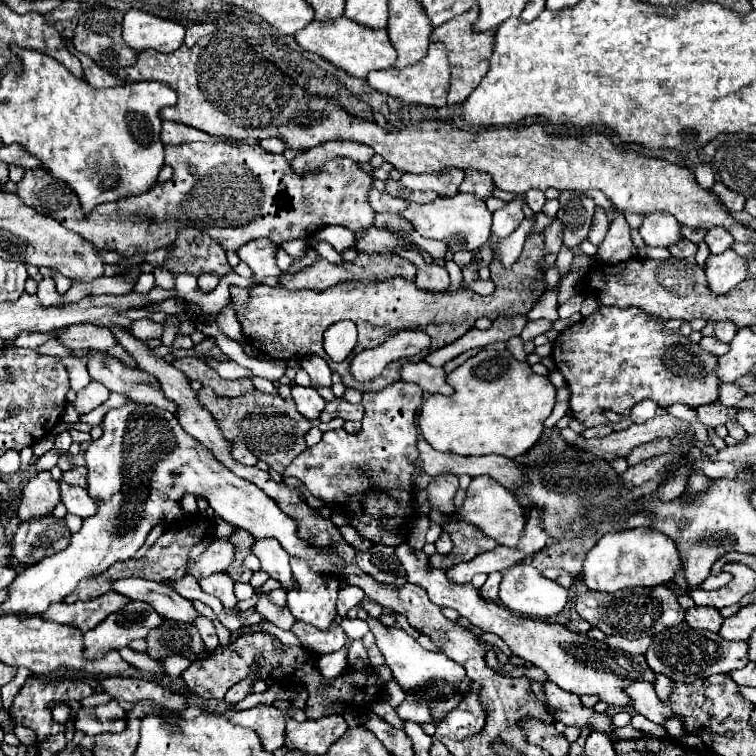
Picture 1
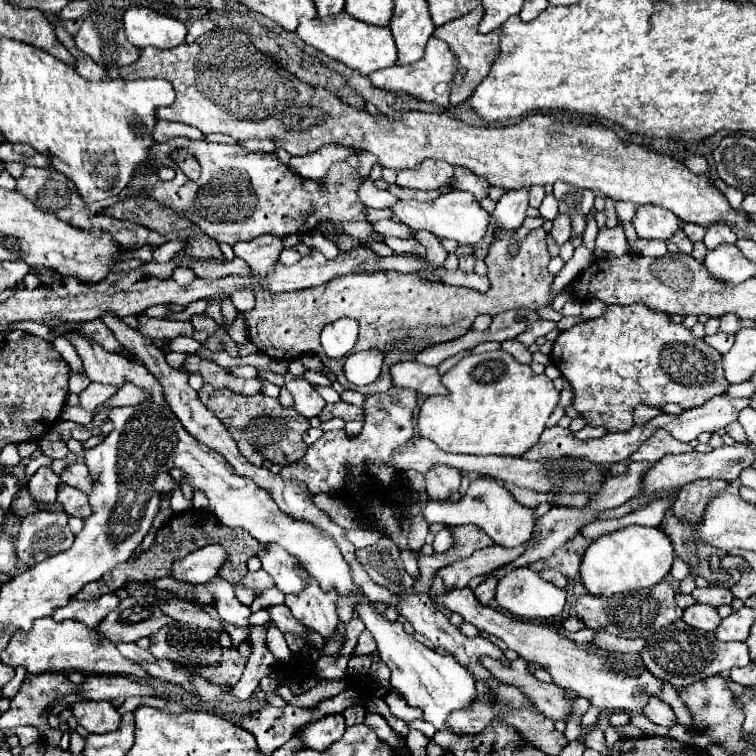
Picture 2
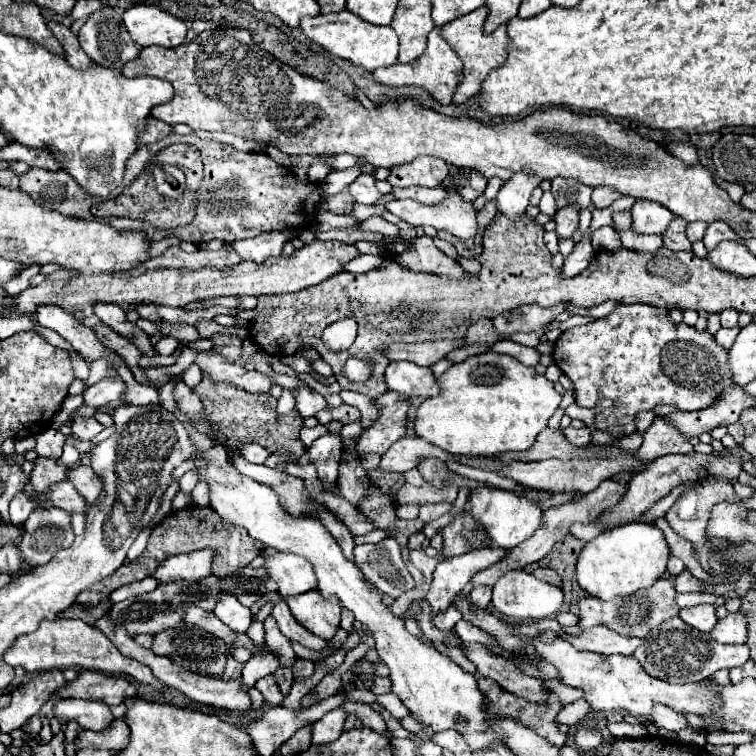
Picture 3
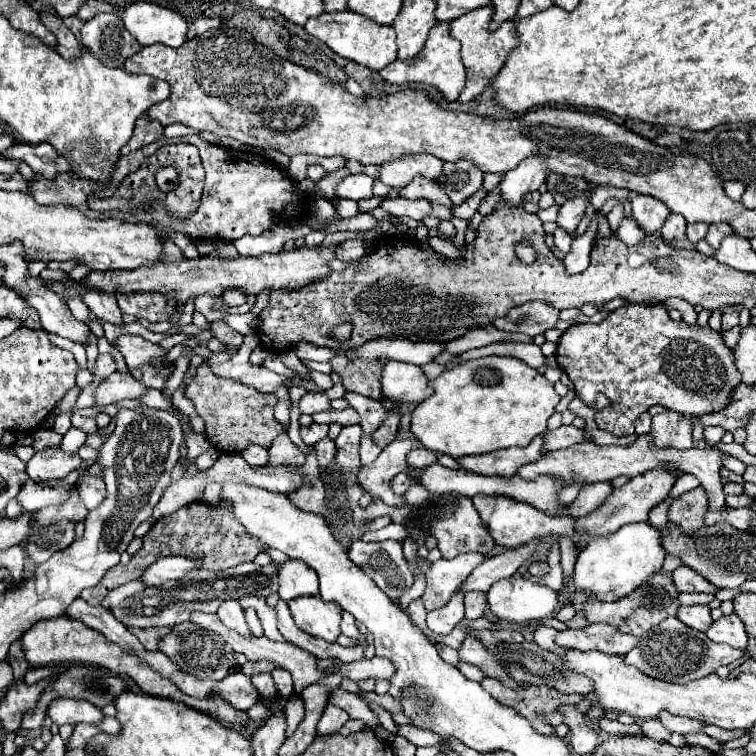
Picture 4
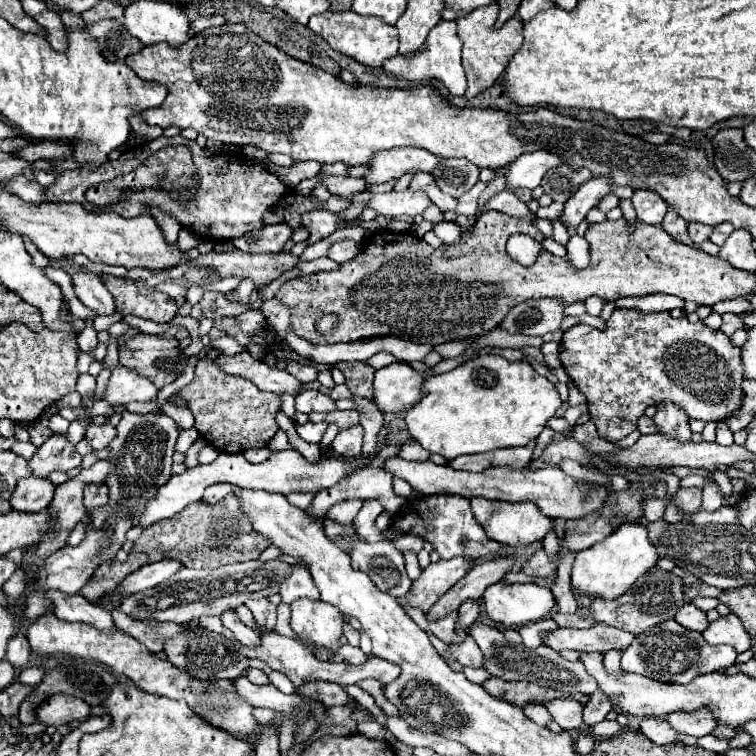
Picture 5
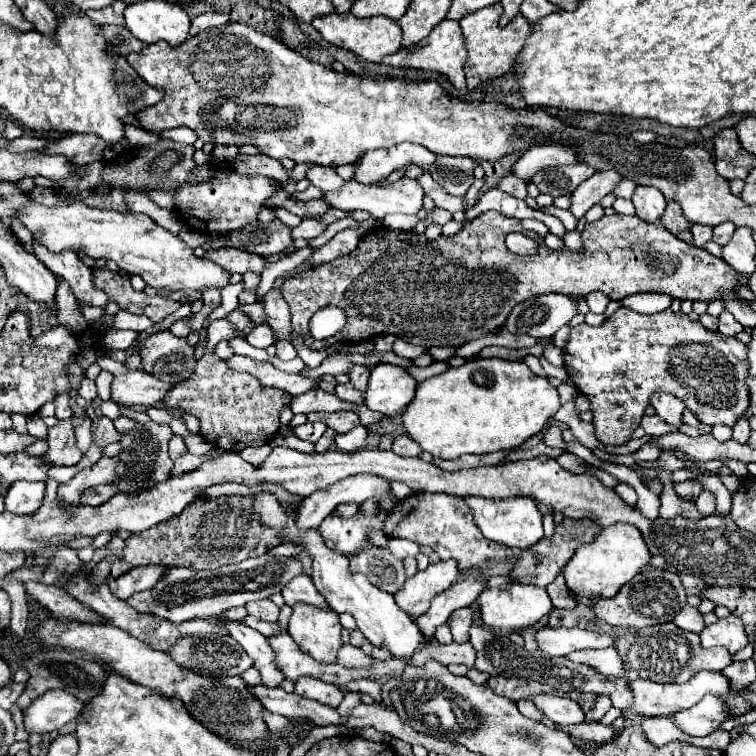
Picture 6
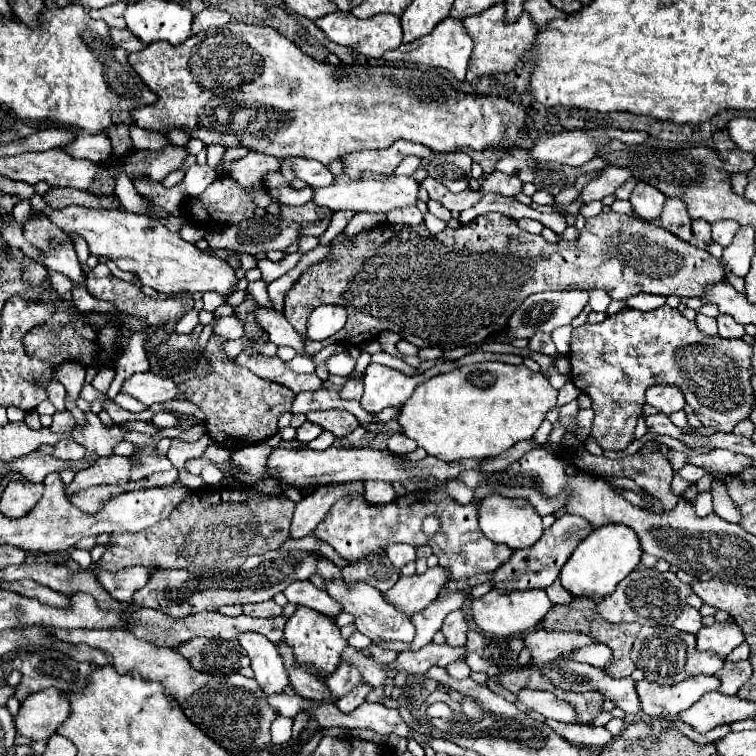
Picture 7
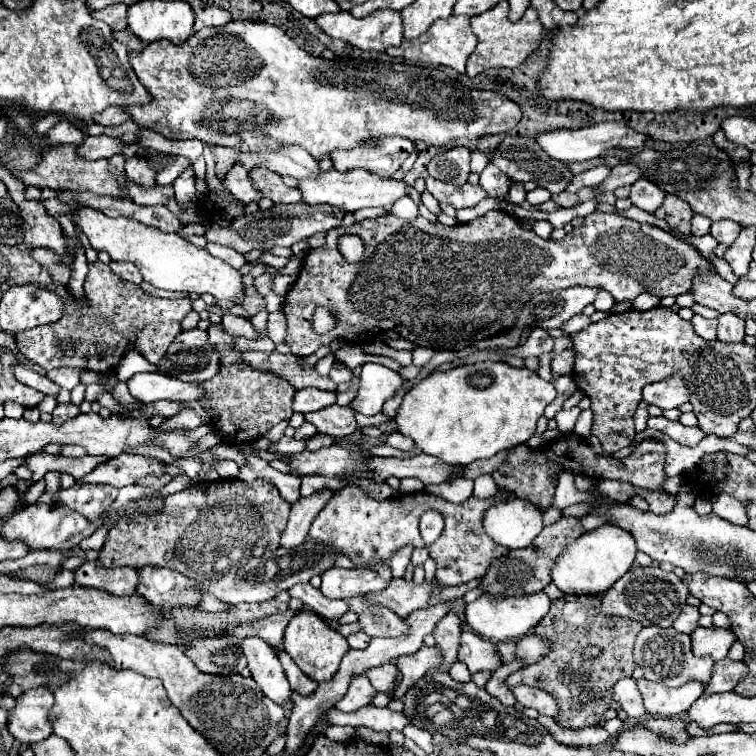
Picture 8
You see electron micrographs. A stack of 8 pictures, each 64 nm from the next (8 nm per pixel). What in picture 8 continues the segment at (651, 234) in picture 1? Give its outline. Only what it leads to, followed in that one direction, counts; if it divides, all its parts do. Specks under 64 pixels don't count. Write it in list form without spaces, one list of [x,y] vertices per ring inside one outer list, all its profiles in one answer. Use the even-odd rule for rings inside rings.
[[[640,178],[638,182],[634,182],[634,184],[632,184],[632,190],[630,190],[630,200],[632,200],[632,204],[638,206],[640,210],[648,212],[648,214],[654,214],[656,208],[660,208],[664,196],[666,196],[666,194],[664,194],[656,184],[648,182],[646,178]]]

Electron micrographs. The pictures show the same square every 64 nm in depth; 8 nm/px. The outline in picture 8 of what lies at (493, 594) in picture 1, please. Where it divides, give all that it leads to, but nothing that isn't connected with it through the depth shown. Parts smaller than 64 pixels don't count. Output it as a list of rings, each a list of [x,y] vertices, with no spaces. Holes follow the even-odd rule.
[[[454,612],[446,614],[438,622],[438,626],[434,630],[434,638],[436,638],[436,646],[444,654],[444,662],[436,670],[448,672],[450,664],[456,662],[456,652],[458,652],[458,646],[460,646],[460,632],[462,632],[462,624],[460,624],[460,618]]]

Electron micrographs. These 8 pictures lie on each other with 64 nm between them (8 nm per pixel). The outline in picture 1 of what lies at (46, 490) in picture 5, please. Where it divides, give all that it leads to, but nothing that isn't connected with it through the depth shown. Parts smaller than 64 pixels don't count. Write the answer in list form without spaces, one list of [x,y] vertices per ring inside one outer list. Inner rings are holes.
[[[60,482],[60,492],[62,492],[62,502],[64,502],[64,506],[68,508],[70,514],[76,514],[80,518],[94,516],[96,500],[92,500],[92,496],[88,494],[86,488]]]

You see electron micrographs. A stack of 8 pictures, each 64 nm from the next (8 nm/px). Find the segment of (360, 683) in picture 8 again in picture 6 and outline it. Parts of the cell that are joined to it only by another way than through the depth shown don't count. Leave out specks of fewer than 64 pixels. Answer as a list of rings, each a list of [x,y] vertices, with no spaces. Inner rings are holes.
[[[346,692],[342,704],[336,708],[340,712],[340,716],[348,716],[348,712],[352,712],[352,708],[356,708],[360,704],[360,694],[358,692]]]

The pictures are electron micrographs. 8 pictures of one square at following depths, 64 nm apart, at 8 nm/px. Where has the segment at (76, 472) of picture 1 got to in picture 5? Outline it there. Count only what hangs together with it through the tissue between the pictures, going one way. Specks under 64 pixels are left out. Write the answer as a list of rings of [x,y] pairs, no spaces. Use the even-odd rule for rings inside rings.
[[[88,484],[84,488],[84,506],[98,508],[108,504],[108,488],[106,484]]]

